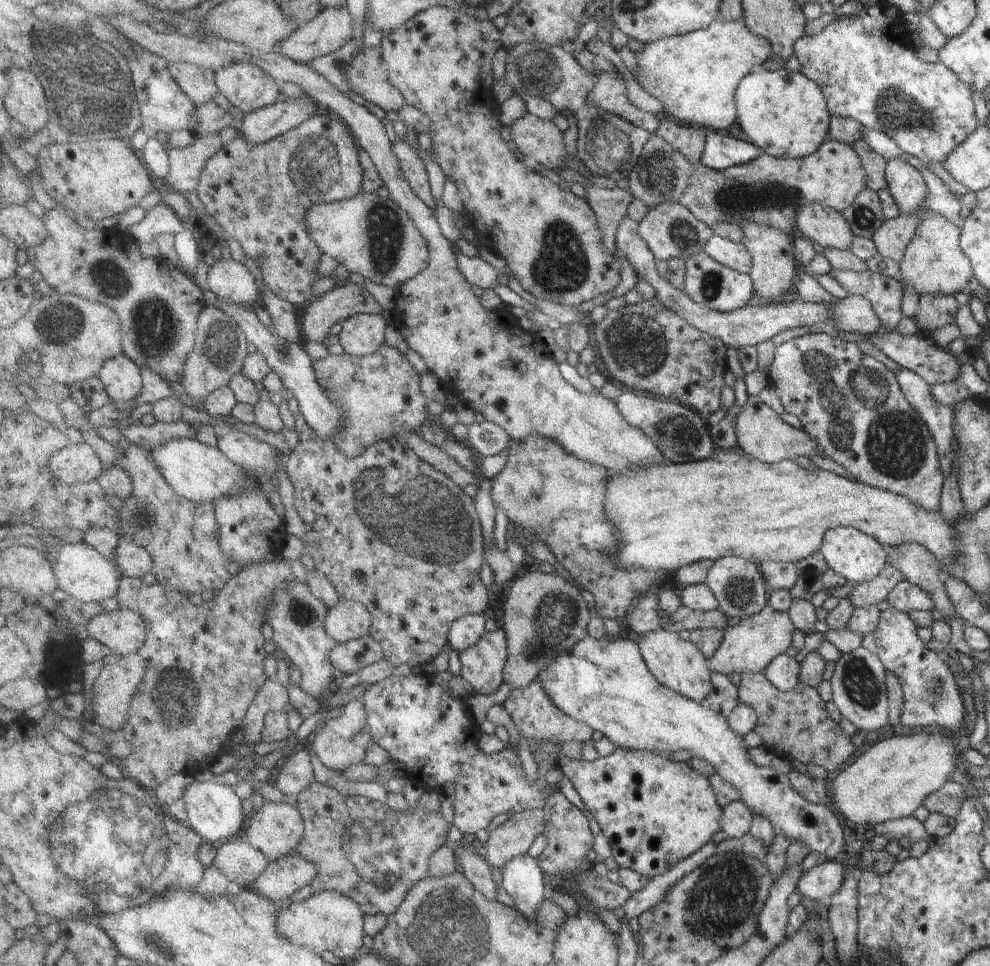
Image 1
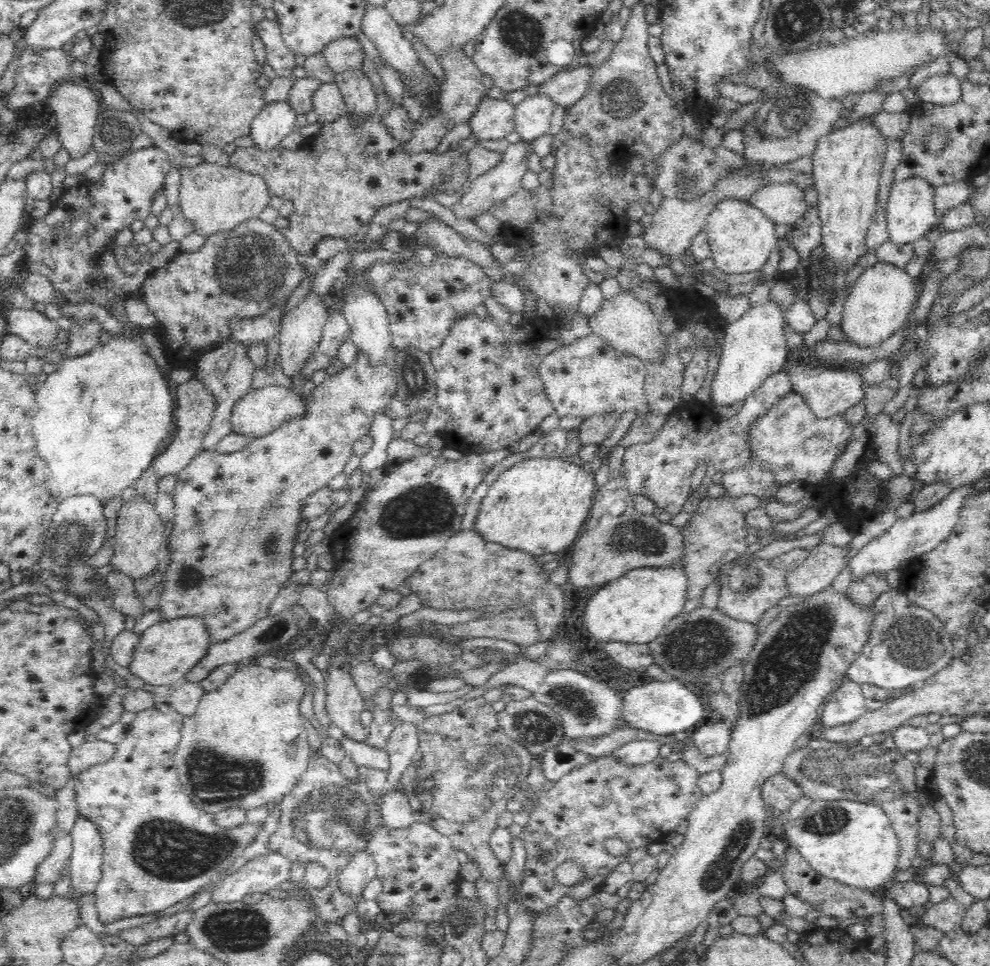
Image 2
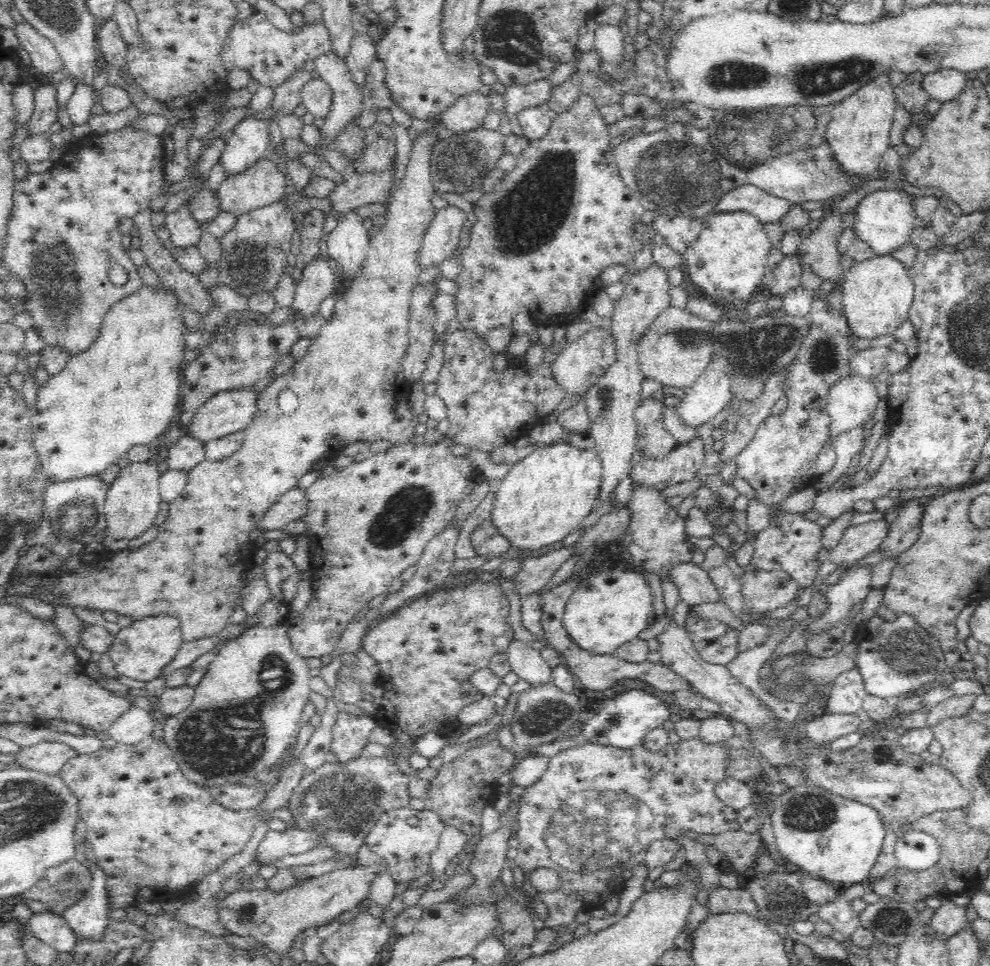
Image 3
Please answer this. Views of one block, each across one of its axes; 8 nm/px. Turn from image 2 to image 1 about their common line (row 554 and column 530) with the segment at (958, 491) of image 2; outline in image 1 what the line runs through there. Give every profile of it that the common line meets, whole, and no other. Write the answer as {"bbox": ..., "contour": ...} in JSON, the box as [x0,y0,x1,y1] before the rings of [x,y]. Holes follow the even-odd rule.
{"bbox":[503,854,550,922],"contour":[[[530,854],[510,860],[503,870],[503,884],[506,892],[514,900],[514,910],[518,910],[530,922],[539,922],[540,904],[544,904],[550,892],[546,883],[546,873],[540,862]]]}

